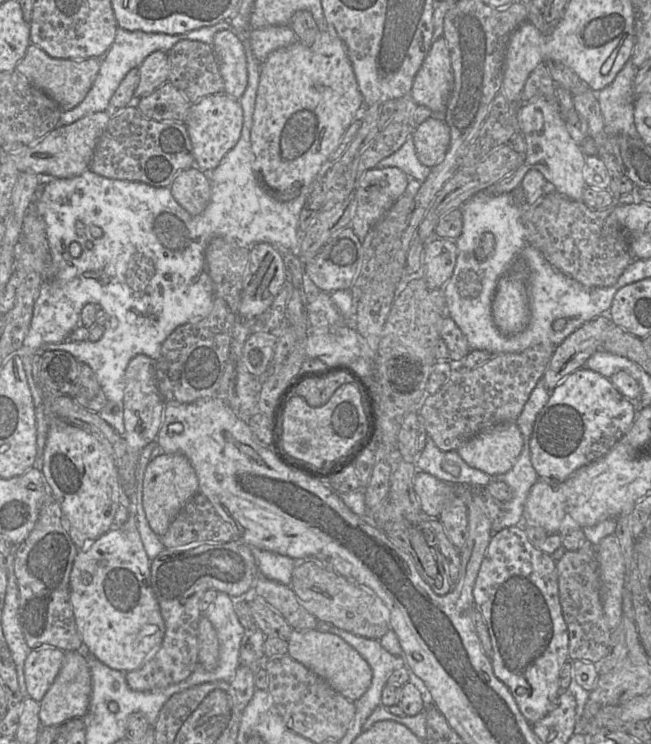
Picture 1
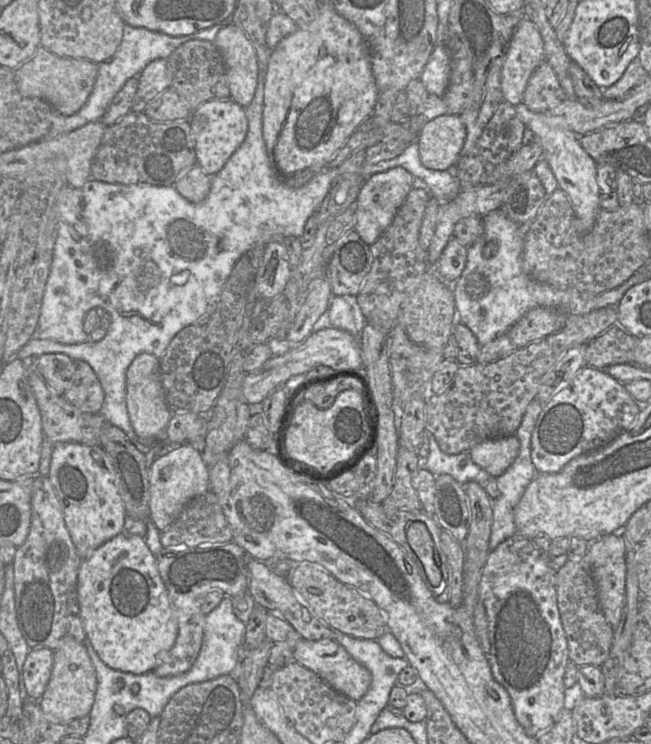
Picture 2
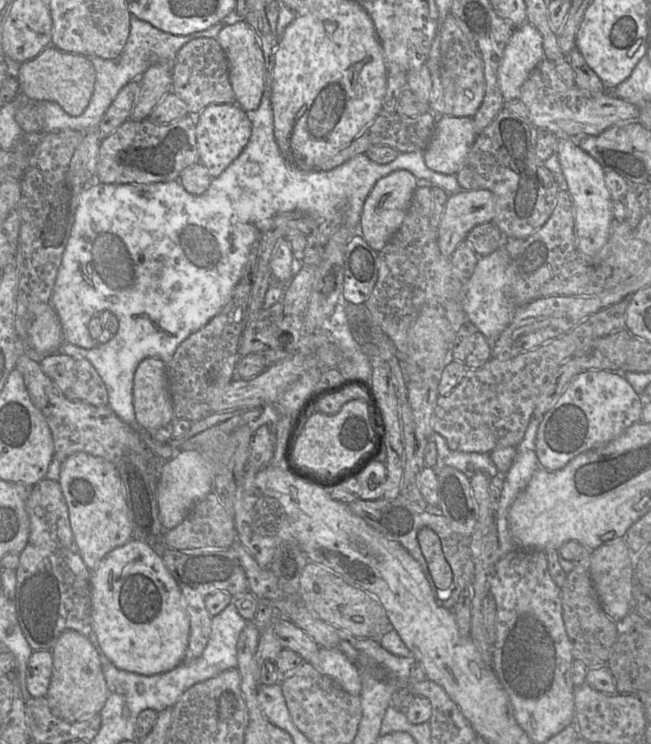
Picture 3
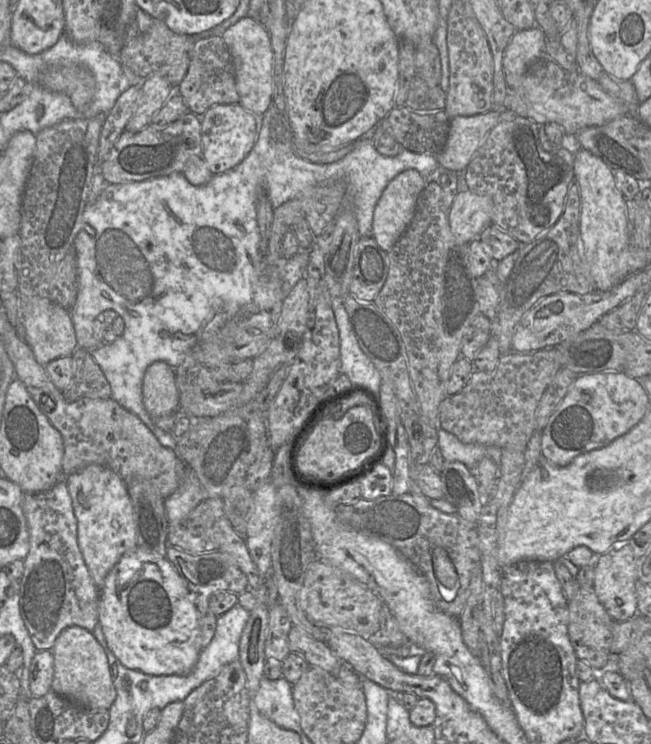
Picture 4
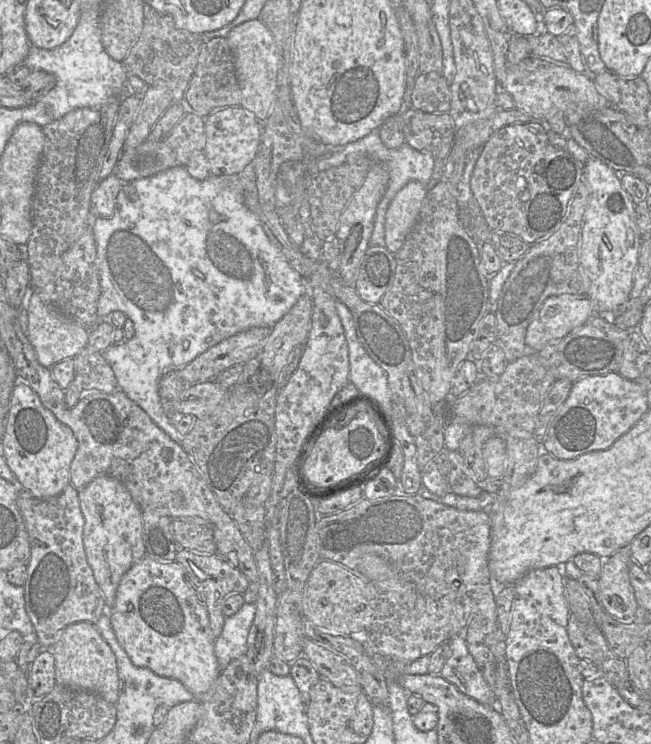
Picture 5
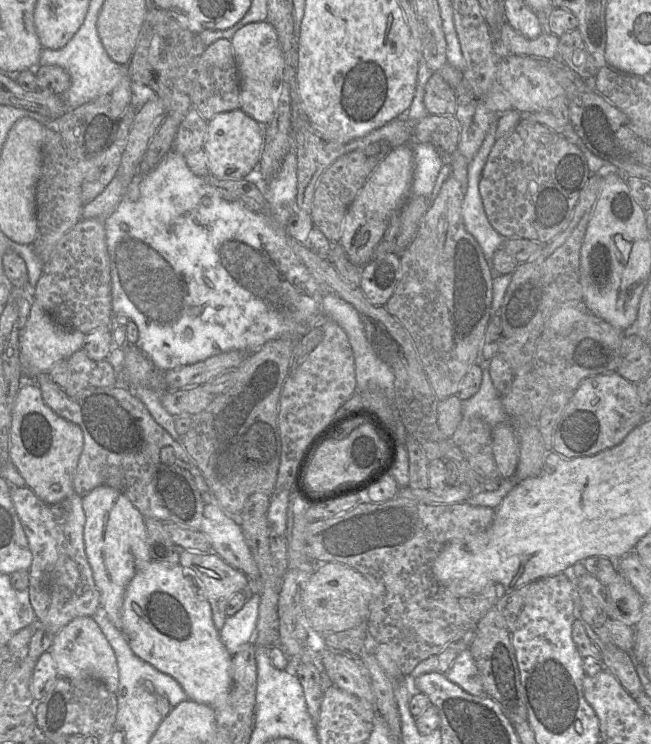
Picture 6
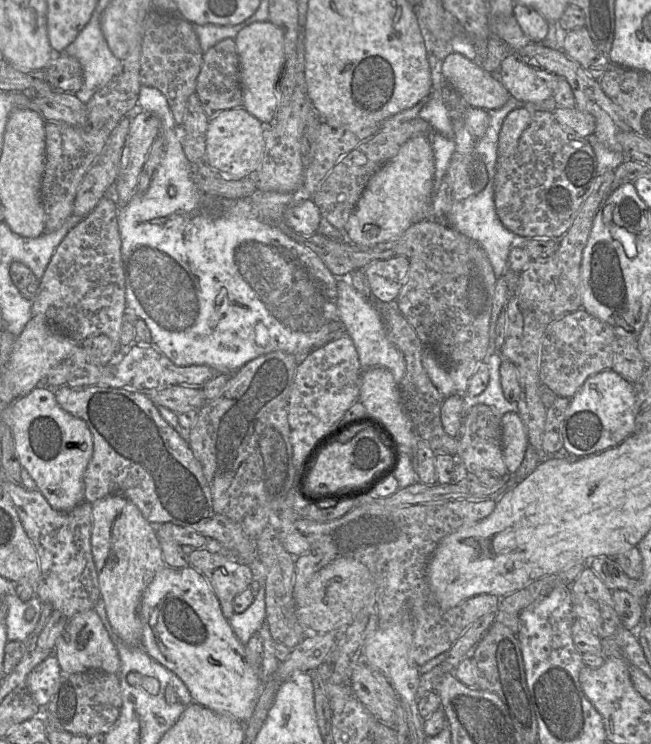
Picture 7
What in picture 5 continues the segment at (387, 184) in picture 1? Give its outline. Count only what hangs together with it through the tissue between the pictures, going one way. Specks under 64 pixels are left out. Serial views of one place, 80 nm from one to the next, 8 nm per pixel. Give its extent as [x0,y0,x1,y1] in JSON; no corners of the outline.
[385,180,427,253]

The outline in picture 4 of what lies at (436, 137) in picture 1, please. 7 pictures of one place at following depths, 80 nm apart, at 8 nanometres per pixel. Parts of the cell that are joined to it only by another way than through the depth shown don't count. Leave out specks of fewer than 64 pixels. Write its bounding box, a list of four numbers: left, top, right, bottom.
[436,108,517,173]

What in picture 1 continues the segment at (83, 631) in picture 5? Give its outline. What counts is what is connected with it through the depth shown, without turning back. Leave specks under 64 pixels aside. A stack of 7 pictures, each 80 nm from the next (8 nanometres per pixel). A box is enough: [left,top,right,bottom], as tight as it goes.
[39,650,92,727]

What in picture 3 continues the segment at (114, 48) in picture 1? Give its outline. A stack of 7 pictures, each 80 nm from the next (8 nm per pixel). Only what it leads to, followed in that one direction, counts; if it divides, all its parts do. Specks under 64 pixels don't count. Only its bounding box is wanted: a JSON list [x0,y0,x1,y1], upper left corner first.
[20,16,223,146]

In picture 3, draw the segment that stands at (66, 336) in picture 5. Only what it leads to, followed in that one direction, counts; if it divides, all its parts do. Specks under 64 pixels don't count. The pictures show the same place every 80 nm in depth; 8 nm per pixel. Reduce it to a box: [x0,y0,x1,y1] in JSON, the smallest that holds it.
[28,303,65,356]

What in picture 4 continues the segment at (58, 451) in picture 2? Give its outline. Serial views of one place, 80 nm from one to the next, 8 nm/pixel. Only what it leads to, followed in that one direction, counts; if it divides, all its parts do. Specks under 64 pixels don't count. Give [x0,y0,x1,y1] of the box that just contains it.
[64,464,138,590]

